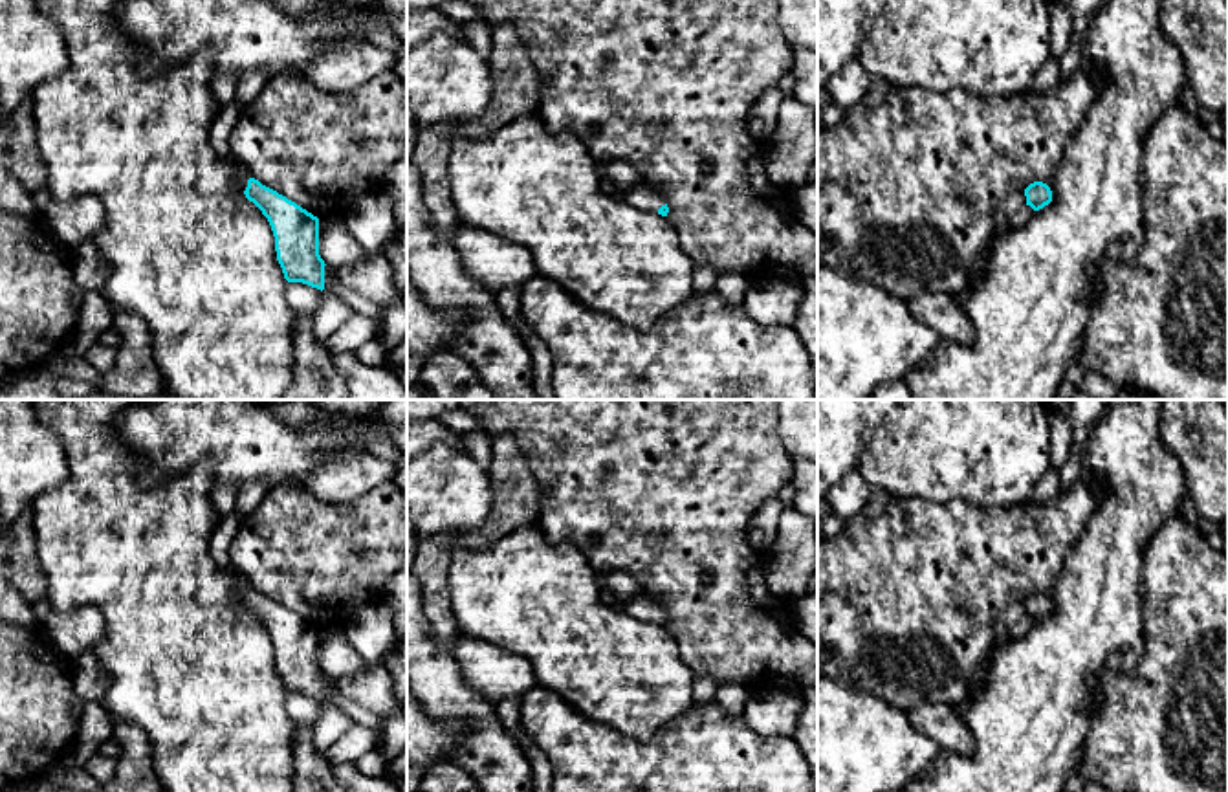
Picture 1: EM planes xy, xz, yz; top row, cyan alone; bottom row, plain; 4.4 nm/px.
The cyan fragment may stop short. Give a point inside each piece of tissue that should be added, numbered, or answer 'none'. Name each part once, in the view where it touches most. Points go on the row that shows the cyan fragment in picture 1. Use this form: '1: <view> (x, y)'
1: xy (242, 173)

